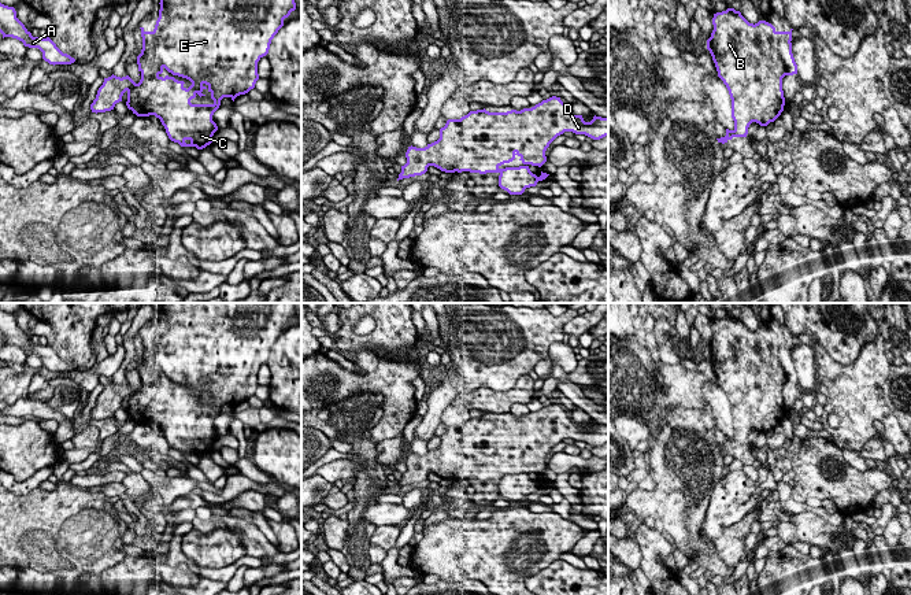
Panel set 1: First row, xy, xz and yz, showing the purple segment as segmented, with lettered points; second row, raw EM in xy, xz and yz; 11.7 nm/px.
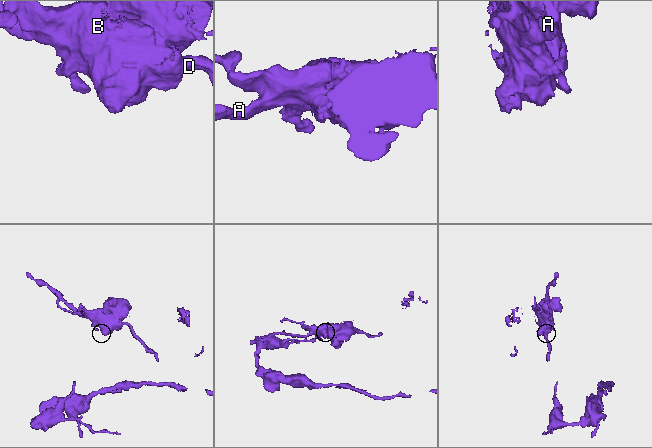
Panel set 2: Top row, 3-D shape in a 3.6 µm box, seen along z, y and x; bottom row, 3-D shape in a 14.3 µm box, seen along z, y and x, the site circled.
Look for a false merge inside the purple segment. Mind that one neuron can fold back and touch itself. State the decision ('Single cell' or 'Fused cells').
Fused cells

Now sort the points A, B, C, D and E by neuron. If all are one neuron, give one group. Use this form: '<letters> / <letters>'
A B C D / E

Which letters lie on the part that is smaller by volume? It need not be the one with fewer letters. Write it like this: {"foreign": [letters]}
{"foreign": ["A", "B", "C", "D"]}

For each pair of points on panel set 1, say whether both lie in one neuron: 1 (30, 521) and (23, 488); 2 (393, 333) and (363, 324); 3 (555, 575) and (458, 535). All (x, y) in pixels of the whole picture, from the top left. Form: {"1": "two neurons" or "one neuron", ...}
{"1": "two neurons", "2": "two neurons", "3": "two neurons"}

